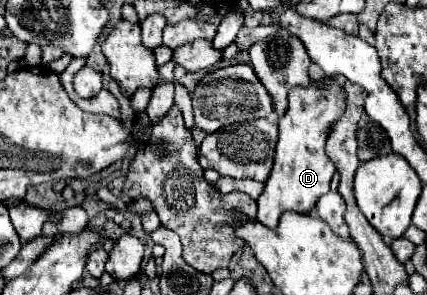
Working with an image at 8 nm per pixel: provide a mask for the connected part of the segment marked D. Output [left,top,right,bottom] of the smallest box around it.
[256,79,344,227]

